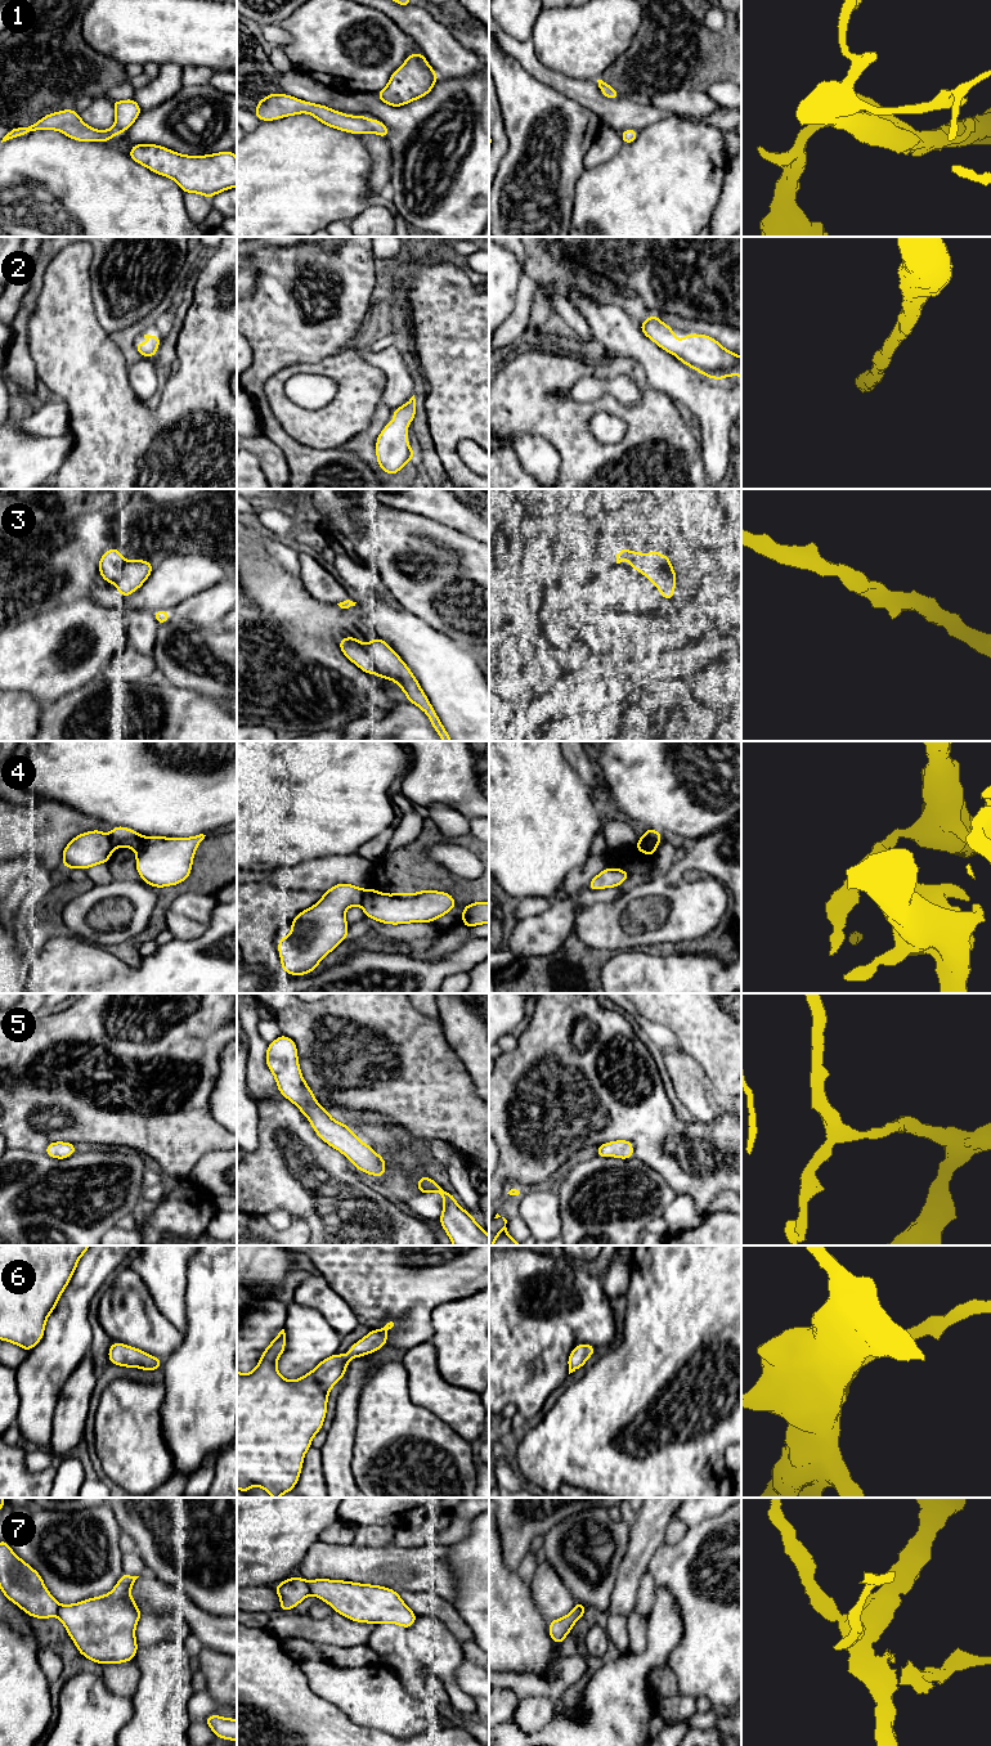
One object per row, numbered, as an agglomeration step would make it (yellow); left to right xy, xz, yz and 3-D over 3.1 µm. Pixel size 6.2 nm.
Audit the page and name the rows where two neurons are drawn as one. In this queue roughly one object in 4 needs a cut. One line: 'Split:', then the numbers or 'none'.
Split: 4, 7

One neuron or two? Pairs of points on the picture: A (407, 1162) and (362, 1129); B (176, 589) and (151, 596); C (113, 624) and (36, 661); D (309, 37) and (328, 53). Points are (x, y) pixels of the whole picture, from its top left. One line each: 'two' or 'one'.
A: one
B: one
C: one
D: one

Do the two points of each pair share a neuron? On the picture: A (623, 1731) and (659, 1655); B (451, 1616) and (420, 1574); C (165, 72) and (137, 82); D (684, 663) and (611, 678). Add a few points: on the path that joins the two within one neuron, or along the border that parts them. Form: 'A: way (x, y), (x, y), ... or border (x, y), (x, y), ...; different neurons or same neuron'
A: way (623, 1711), (623, 1687), (640, 1670); same neuron
B: border (400, 1590), (435, 1592), (451, 1602); different neurons
C: border (158, 66), (158, 72), (135, 90); different neurons
D: way (666, 664), (629, 673); same neuron

